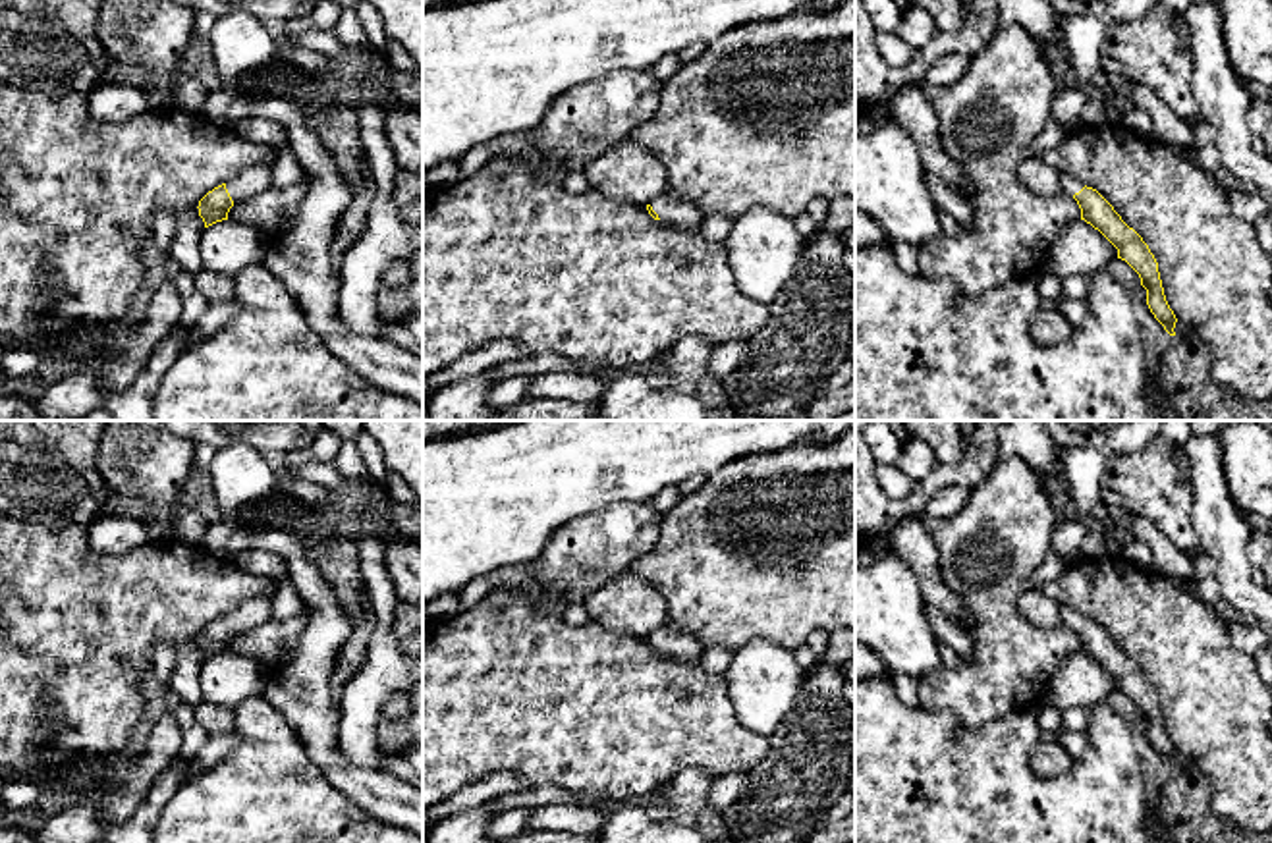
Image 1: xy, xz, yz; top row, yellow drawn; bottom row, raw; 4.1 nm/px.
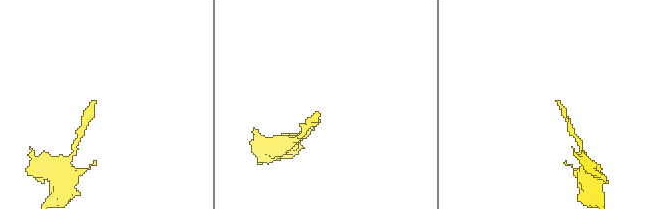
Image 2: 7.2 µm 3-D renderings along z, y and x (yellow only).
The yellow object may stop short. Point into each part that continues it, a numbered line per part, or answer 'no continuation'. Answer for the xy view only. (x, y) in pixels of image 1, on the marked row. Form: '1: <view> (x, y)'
1: xy (253, 180)

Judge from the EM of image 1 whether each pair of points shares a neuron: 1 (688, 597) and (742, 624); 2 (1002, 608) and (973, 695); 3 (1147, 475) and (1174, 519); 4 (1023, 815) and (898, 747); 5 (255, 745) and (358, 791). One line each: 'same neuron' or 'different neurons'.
1: same neuron
2: same neuron
3: same neuron
4: same neuron
5: different neurons

